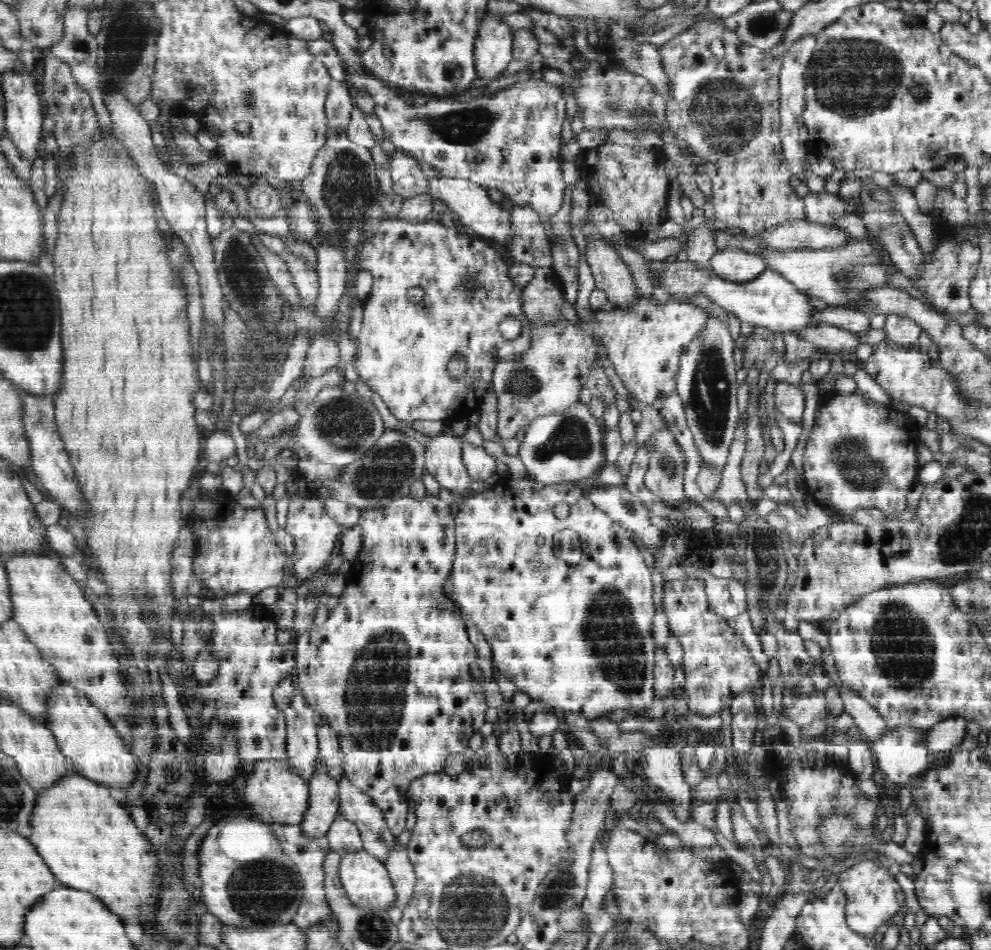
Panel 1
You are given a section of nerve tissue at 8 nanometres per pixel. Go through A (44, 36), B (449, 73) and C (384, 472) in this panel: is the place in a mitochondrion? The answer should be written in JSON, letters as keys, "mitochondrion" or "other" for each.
{"A":"other","B":"other","C":"mitochondrion"}

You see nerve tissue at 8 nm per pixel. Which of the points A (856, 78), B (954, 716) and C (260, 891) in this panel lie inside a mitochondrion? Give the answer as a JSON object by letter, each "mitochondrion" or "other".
{"A":"mitochondrion","B":"other","C":"mitochondrion"}

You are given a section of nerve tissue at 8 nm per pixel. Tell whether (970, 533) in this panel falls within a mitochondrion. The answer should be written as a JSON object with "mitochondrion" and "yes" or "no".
{"mitochondrion":"yes"}

